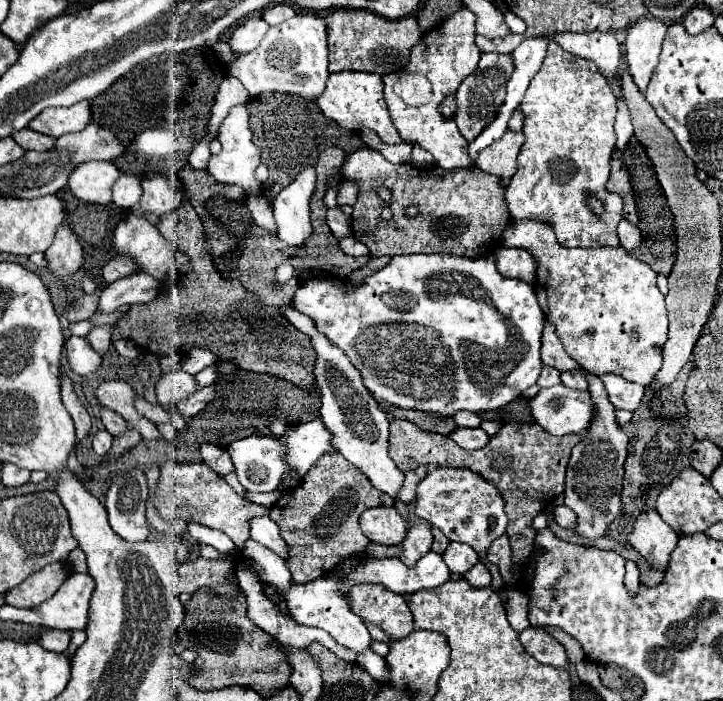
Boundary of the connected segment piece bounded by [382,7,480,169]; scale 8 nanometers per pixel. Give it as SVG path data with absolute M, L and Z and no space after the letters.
M460 7L448 15L438 27L426 31L416 47L410 51L410 61L402 71L394 71L382 77L384 101L388 105L394 127L398 129L404 143L420 145L432 153L434 161L442 169L472 169L476 161L468 157L468 141L460 135L452 117L440 113L444 97L456 91L456 87L476 69L480 49L474 43L474 15L470 9Z

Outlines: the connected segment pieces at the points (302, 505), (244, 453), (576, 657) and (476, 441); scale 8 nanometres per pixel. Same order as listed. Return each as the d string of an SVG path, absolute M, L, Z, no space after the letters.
M340 453L322 455L302 477L302 481L286 491L276 505L270 509L270 519L280 527L280 537L288 543L288 569L292 573L294 583L310 583L312 579L318 579L322 575L328 575L336 569L336 565L344 559L350 559L352 555L364 553L366 545L370 543L364 533L358 527L358 517L362 511L370 507L378 507L382 499L382 493L376 491L368 479L364 479L364 473L356 471Z
M250 435L228 445L228 453L236 465L236 477L246 491L274 491L284 471L284 445L274 437Z
M546 627L546 631L548 631L550 635L554 635L554 637L564 645L570 663L580 663L580 661L584 661L584 651L582 651L580 641L576 641L574 637L570 637L568 633L564 633L562 629L556 629L556 627Z
M458 427L454 429L450 435L448 435L456 445L460 445L462 449L482 449L488 445L488 435L486 431L482 431L480 427L478 429L468 429L468 427Z

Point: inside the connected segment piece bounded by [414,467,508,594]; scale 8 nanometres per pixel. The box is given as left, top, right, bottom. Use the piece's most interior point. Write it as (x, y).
(467, 509)

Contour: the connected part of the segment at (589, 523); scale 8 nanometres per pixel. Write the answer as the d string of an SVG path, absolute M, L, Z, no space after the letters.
M588 375L588 391L596 403L596 419L592 421L592 429L582 437L582 441L572 449L572 457L566 473L566 489L564 489L564 505L574 509L578 521L574 531L580 537L596 541L606 535L610 523L620 513L620 491L624 477L624 459L628 455L628 435L620 429L614 417L614 407L608 403L608 395L604 395L604 385L598 377Z

